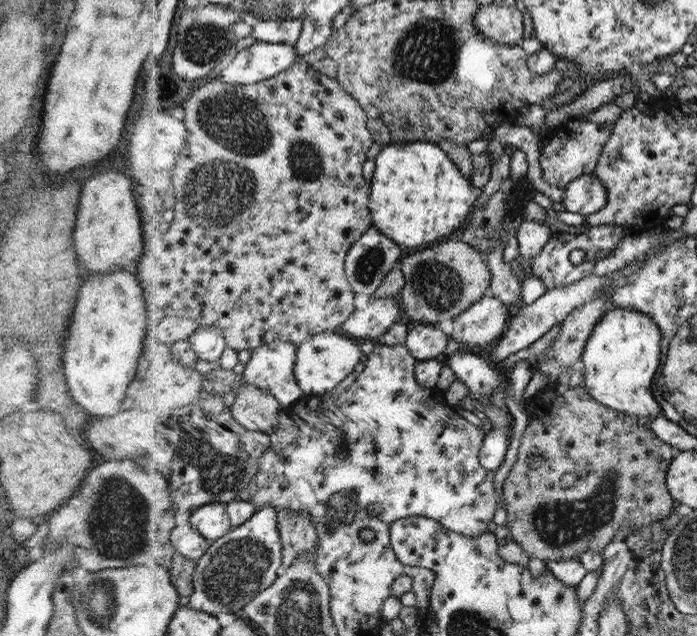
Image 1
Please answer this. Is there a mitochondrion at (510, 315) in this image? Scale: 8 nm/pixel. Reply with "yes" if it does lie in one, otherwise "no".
no

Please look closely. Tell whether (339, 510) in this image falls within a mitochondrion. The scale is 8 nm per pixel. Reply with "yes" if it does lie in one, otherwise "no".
yes

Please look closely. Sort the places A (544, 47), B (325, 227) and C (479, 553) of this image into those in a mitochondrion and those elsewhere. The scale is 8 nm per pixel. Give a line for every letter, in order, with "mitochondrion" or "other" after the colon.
A: other
B: other
C: other

